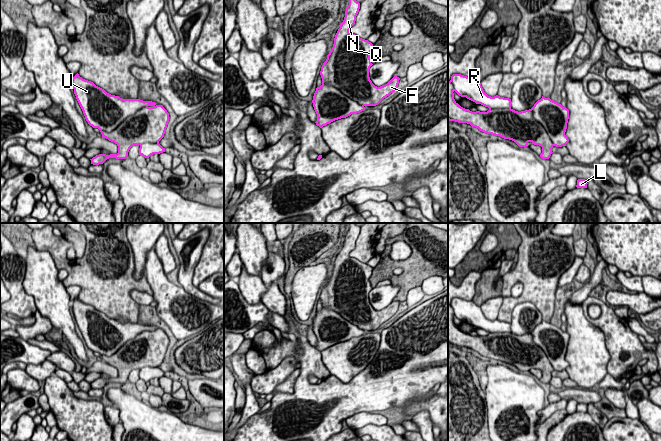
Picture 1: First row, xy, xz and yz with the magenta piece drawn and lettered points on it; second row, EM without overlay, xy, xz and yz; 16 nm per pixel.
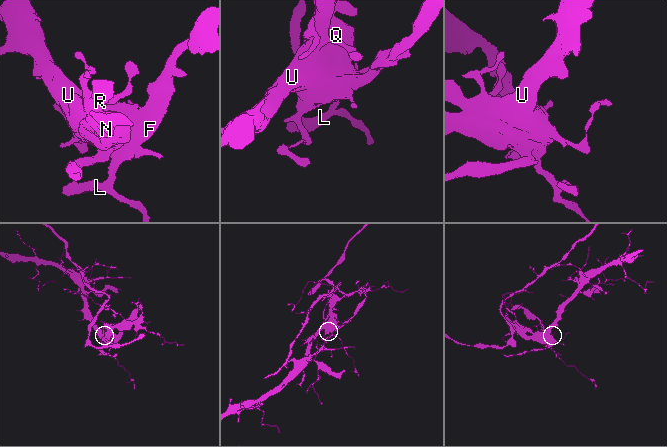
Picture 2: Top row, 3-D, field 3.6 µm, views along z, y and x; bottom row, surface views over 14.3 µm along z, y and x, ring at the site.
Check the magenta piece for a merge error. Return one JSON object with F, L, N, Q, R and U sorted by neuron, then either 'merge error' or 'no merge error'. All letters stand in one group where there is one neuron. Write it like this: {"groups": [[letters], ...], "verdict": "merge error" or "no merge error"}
{"groups": [["F", "N", "Q"], ["L", "R", "U"]], "verdict": "merge error"}

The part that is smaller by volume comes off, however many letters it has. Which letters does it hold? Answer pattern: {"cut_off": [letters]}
{"cut_off": ["F", "N", "Q"]}

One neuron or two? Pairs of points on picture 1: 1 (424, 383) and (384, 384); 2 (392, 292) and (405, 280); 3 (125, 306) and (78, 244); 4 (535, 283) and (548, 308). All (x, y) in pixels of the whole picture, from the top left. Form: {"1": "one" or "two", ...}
{"1": "one", "2": "two", "3": "two", "4": "one"}

